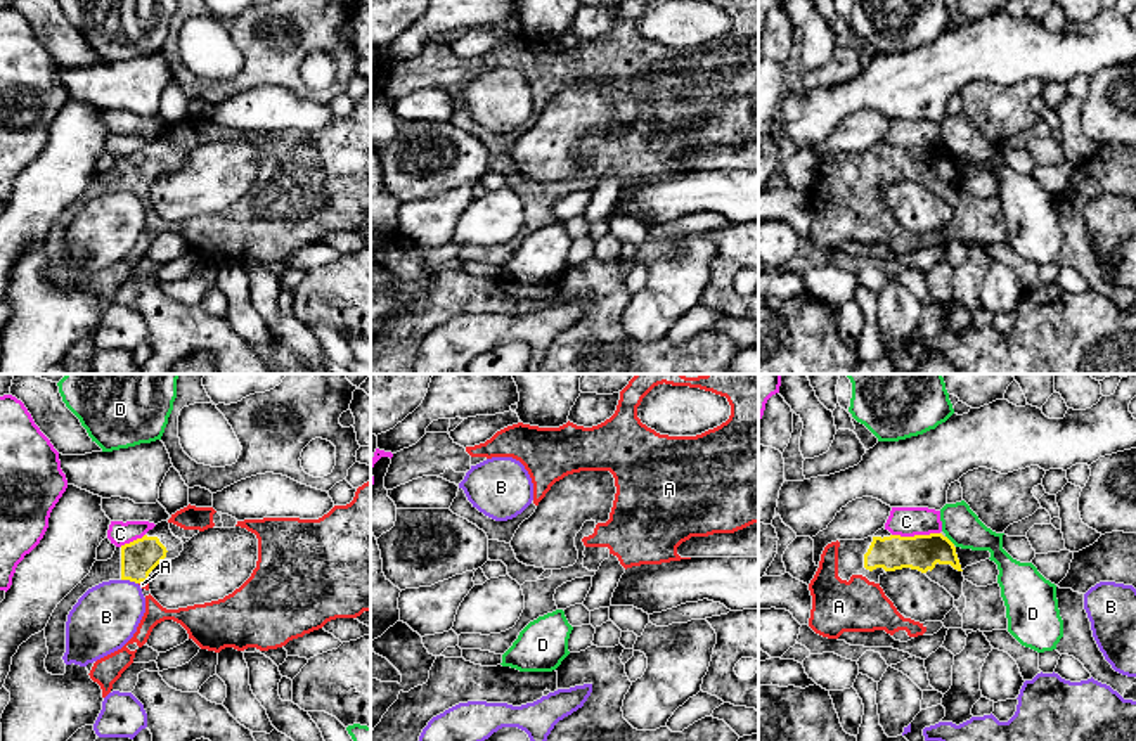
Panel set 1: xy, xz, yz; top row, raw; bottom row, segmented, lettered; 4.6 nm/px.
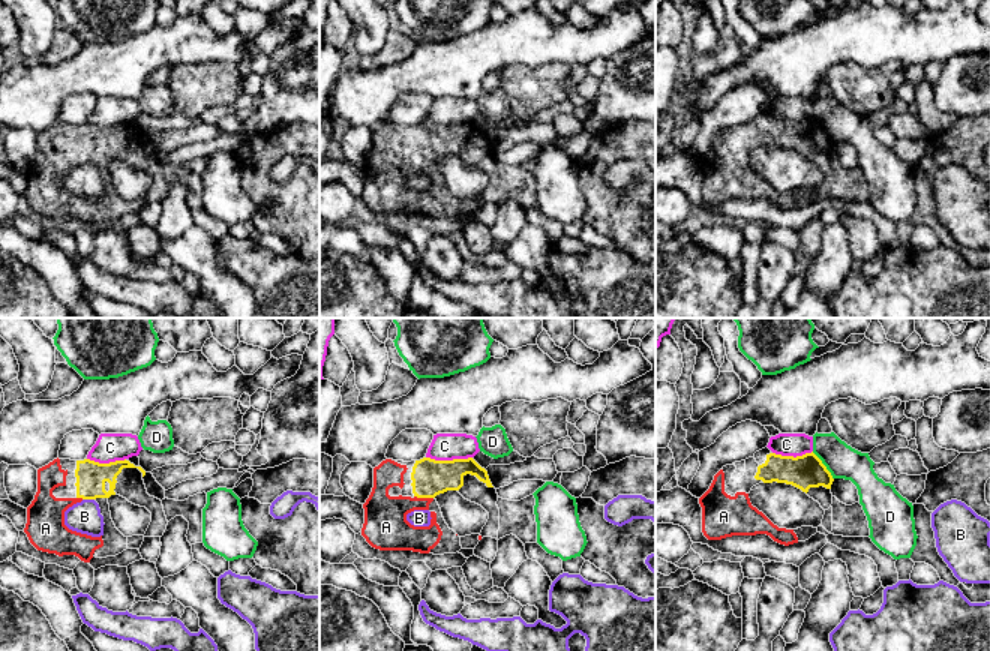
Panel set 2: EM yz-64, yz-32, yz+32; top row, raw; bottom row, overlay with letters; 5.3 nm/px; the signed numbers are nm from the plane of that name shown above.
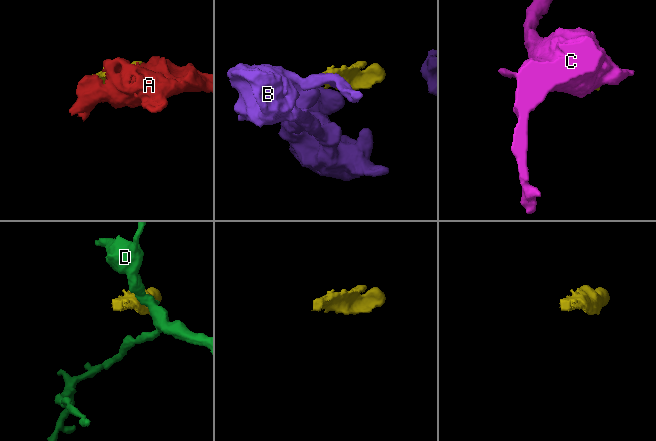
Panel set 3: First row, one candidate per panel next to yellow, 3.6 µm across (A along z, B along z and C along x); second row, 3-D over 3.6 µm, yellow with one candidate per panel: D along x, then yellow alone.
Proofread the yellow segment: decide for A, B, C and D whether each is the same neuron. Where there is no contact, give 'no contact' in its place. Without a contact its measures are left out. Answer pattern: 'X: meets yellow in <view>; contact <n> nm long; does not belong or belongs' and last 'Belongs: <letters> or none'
A: meets yellow in xy; contact 40 nm long; belongs
B: meets yellow in xy; contact 80 nm long; does not belong
C: meets yellow in yz; contact 220 nm long; does not belong
D: meets yellow in yz; contact 60 nm long; does not belong
Belongs: A

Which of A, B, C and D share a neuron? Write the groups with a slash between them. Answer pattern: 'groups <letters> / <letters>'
groups A / B / C / D

